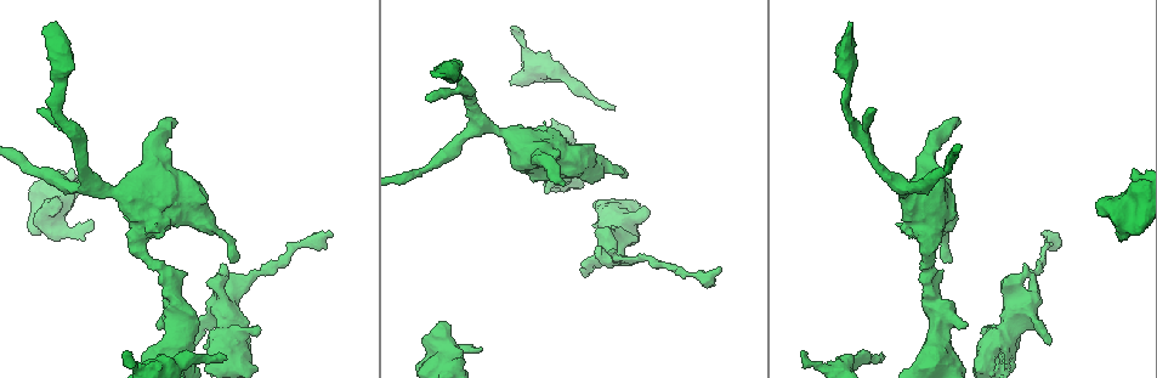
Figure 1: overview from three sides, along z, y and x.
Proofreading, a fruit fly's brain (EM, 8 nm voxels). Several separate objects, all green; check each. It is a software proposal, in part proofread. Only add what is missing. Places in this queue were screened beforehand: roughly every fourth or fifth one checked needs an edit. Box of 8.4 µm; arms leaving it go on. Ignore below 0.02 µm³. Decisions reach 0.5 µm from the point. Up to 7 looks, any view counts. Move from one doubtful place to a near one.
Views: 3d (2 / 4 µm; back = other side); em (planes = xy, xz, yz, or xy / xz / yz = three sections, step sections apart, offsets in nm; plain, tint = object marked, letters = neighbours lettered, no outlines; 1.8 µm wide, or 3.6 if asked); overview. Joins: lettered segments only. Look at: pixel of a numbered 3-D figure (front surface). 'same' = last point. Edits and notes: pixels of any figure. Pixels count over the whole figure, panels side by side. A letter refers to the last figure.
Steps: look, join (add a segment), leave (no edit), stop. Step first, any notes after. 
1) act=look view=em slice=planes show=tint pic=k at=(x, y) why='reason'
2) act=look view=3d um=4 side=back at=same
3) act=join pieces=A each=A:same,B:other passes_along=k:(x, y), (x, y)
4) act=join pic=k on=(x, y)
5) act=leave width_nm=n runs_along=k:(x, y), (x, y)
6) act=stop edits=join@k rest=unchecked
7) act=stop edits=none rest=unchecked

act=look view=em slice=xy step=8 show=letters pic=1 at=(94, 221) why='free end'

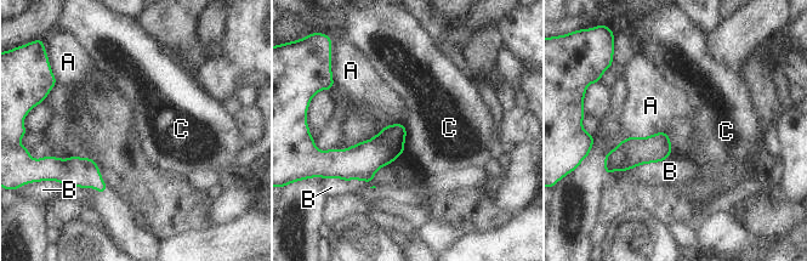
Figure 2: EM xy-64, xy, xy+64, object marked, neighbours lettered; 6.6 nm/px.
act=leave each=A:other,B:other,C:other border=2:(402, 124), (405, 129), (404, 151) found='none of them fits'

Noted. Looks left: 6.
act=look view=em um=3.6 slice=planes show=tint pic=1 at=(584, 277) why='free end'

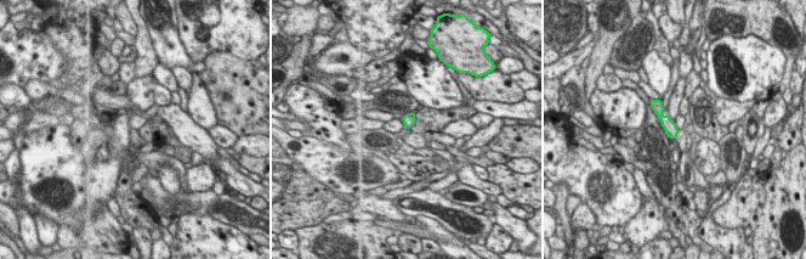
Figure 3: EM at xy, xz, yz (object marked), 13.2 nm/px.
act=look view=em um=3.6 slice=planes show=letters at=same why='see the neighbours'

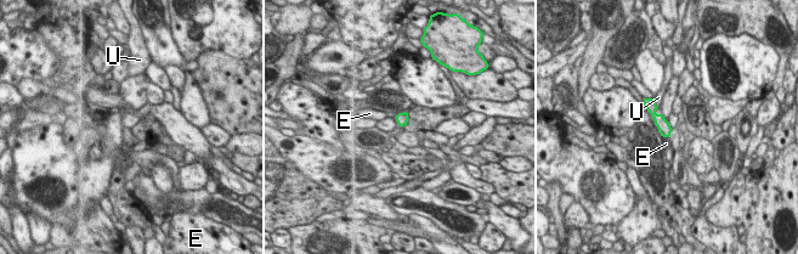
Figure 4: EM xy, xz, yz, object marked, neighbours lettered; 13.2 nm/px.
act=leave each=E:other,U:other border=4:(663, 136), (668, 139) found='no lettered segment goes on from it'

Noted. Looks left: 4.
act=look view=em slice=xy step=8 show=letters pic=1 at=(611, 249) why='an open end'

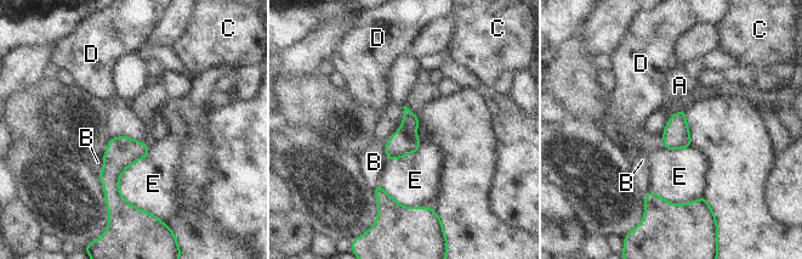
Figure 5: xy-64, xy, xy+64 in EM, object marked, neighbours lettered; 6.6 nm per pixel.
act=look view=em slice=planes show=letters at=same why='cut it another way'

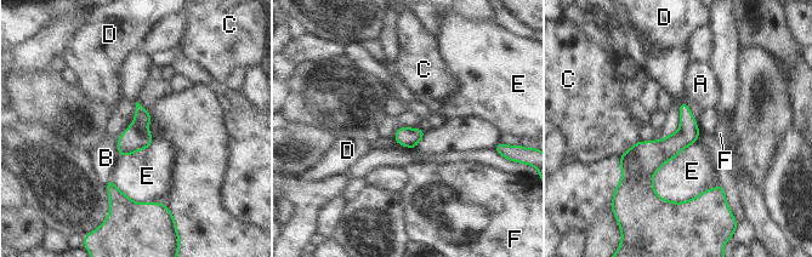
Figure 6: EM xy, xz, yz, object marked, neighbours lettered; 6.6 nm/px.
act=leave longest_contact=E:460nm each=A:other,B:other,C:other,D:other,E:other,F:other border=6:(696, 141), (653, 176), (662, 199) found='none of them fits'

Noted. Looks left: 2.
act=stop edits=none rest=unchecked

